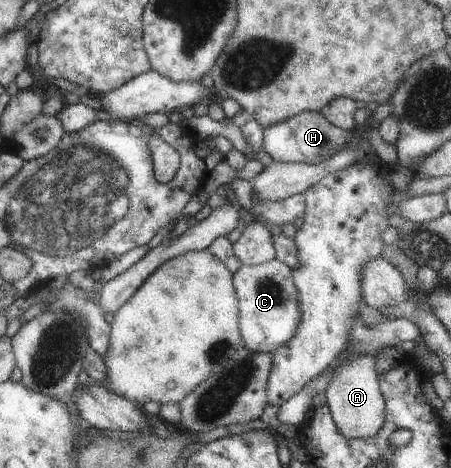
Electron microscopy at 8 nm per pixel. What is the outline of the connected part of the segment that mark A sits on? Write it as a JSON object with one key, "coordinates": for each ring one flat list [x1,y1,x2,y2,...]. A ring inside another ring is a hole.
{"coordinates":[[375,356,356,357,346,361,332,377,325,398,328,409,331,411,338,433,344,439,368,438,376,435,384,421,386,421,386,408,384,397,379,386,379,374,375,367]]}

